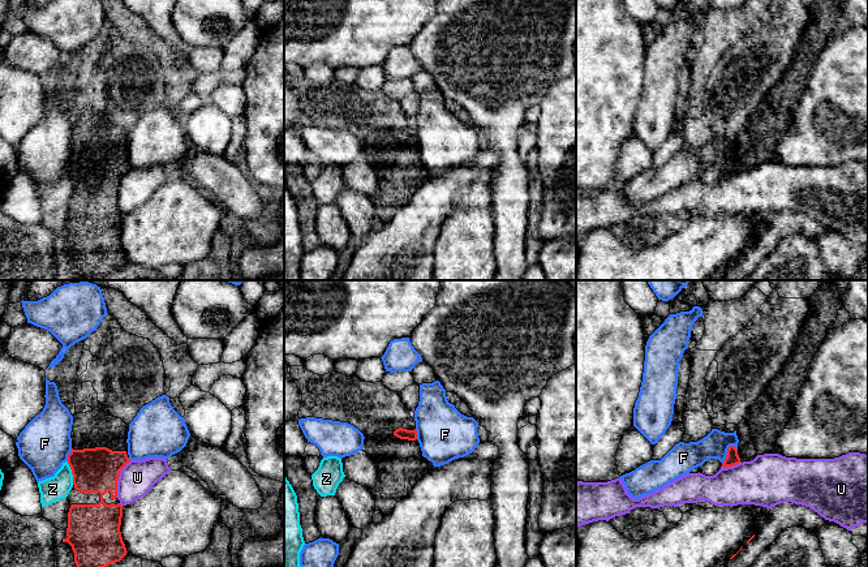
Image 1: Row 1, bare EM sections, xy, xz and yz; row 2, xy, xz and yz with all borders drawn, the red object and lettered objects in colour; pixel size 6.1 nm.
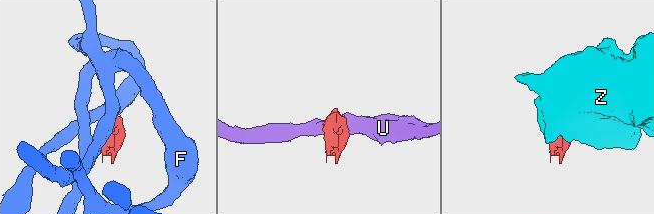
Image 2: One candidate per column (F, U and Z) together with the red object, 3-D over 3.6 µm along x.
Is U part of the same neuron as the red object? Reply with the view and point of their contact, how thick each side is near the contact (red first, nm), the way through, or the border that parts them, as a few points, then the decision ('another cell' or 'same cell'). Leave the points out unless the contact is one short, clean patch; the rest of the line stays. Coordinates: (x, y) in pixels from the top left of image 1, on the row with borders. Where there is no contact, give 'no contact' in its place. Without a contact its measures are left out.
meets red in xy at (117, 479); 280 nm thick on the red side, 220 nm on the other; border along xy (130, 460), (120, 471), (116, 497); another cell

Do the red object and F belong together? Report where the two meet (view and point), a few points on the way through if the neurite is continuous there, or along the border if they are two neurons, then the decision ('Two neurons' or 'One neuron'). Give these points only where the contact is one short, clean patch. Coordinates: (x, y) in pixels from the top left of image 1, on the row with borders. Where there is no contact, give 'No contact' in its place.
Touches red at yz (727, 454). Two neurons

